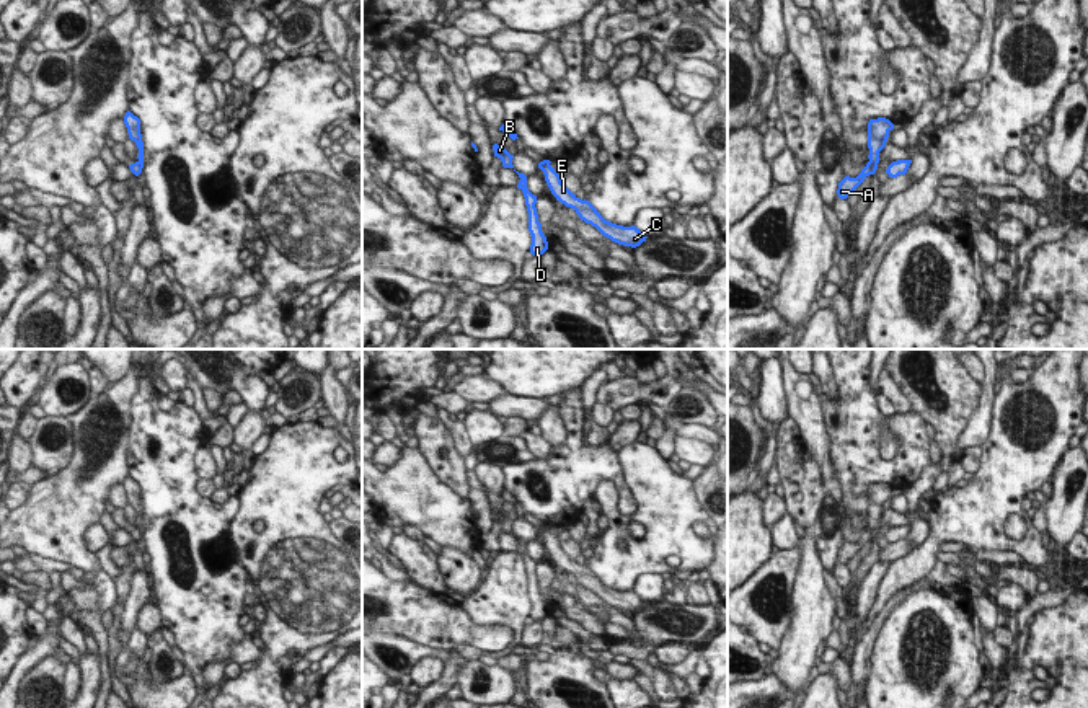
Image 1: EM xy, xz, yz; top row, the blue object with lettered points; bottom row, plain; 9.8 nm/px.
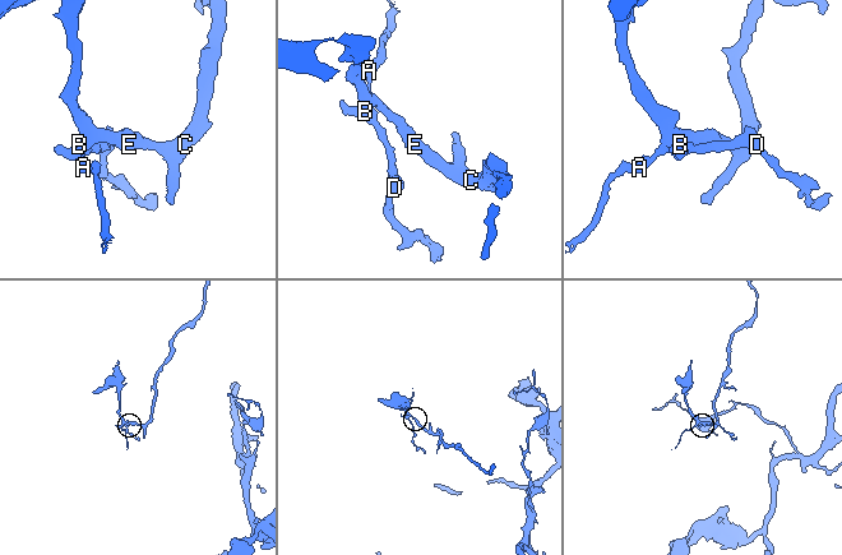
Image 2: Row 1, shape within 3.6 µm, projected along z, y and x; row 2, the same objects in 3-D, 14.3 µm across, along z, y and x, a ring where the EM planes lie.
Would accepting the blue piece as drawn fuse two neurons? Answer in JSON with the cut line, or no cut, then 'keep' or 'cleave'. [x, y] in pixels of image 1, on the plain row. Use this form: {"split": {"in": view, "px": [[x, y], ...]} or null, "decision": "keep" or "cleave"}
{"split": {"in": "yz", "px": [[868, 527], [876, 530]]}, "decision": "cleave"}

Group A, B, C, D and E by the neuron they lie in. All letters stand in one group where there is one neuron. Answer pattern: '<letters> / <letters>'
A B D / C E

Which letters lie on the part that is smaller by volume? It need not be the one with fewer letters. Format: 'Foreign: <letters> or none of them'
Foreign: A, B, D

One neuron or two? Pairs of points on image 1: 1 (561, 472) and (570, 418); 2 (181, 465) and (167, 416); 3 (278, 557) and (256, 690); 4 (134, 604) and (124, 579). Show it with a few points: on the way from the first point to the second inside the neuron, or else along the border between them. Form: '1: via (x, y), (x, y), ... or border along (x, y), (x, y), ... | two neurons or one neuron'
1: via (574, 459), (574, 431) | one neuron
2: via (173, 454), (167, 447), (167, 428) | one neuron
3: via (281, 589), (281, 653), (278, 658) | one neuron
4: border along (136, 568), (132, 591), (126, 601) | two neurons

